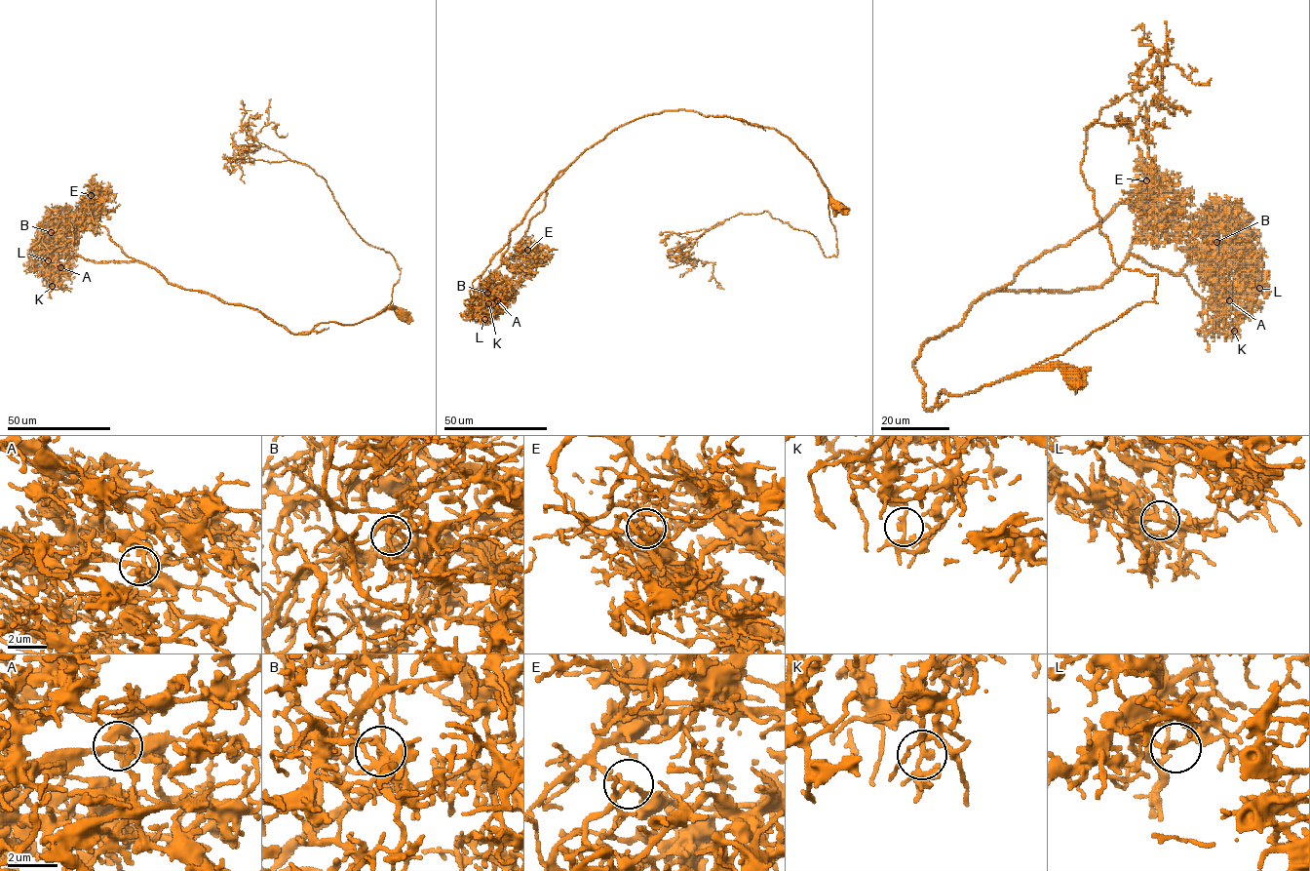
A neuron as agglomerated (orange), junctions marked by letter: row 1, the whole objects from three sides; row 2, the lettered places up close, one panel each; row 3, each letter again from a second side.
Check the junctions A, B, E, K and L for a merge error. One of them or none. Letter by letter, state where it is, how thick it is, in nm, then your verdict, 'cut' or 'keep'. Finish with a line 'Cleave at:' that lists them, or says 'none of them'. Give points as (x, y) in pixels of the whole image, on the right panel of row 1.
A: place (1229, 300); calibre 180 nm; keep
B: place (1216, 242); calibre 190 nm; keep
E: place (1146, 180); calibre 190 nm; keep
K: place (1234, 331); calibre 200 nm; keep
L: place (1259, 288); calibre 190 nm; keep
Cleave at: none of them

